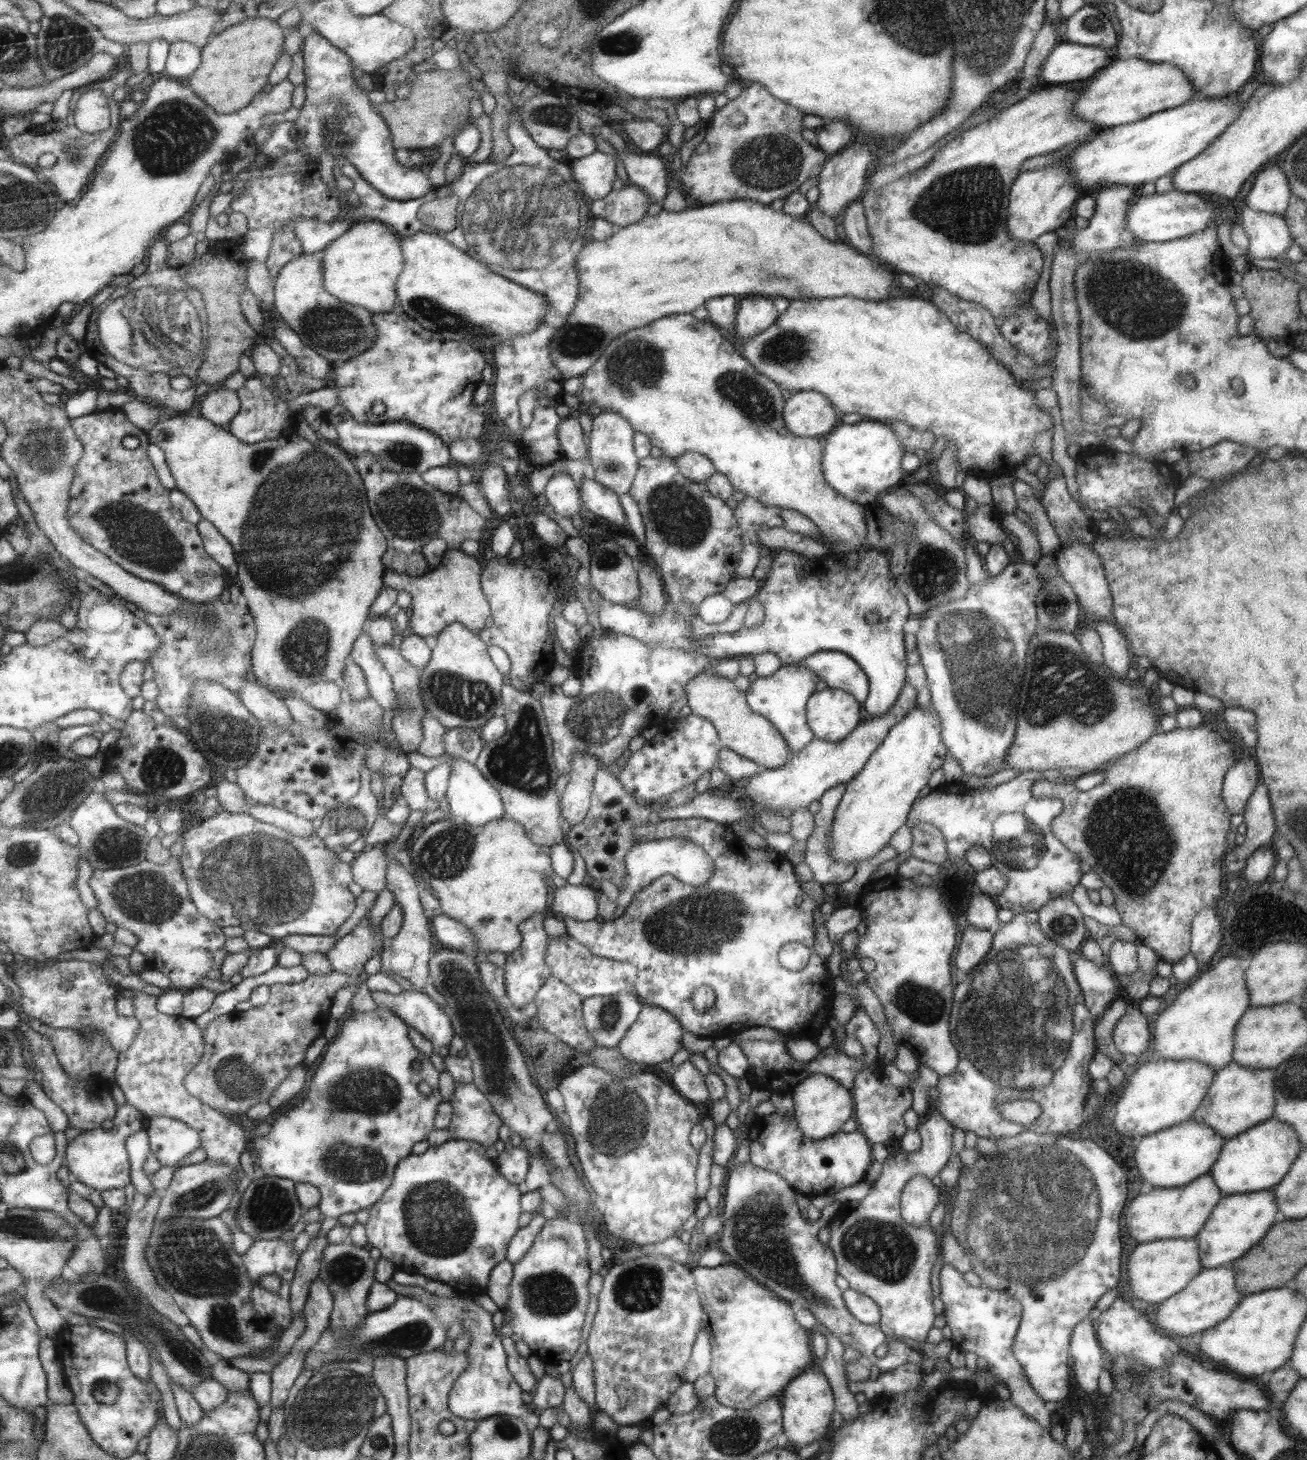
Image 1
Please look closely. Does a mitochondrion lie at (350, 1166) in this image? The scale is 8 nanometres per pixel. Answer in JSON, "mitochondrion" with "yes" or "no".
{"mitochondrion":"yes"}

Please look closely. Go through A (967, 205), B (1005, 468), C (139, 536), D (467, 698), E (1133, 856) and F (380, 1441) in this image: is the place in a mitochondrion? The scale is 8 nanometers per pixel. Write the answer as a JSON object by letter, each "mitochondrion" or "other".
{"A":"mitochondrion","B":"other","C":"mitochondrion","D":"mitochondrion","E":"mitochondrion","F":"mitochondrion"}

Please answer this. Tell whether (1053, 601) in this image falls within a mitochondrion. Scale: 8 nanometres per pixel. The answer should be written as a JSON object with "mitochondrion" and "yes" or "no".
{"mitochondrion":"yes"}

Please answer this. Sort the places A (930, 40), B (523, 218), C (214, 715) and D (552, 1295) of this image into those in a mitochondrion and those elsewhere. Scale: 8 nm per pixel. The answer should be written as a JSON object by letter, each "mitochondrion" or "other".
{"A":"mitochondrion","B":"mitochondrion","C":"mitochondrion","D":"mitochondrion"}

